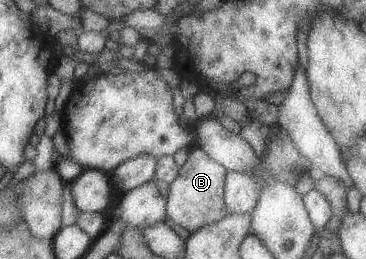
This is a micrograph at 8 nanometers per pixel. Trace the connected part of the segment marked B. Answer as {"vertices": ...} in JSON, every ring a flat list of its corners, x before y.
{"vertices":[[197,145,189,149,188,158,181,167,178,178,169,185,167,212,170,221,192,233,204,228,206,224,220,222,230,215,225,198,226,176,229,171,220,162,212,160,202,147]]}

